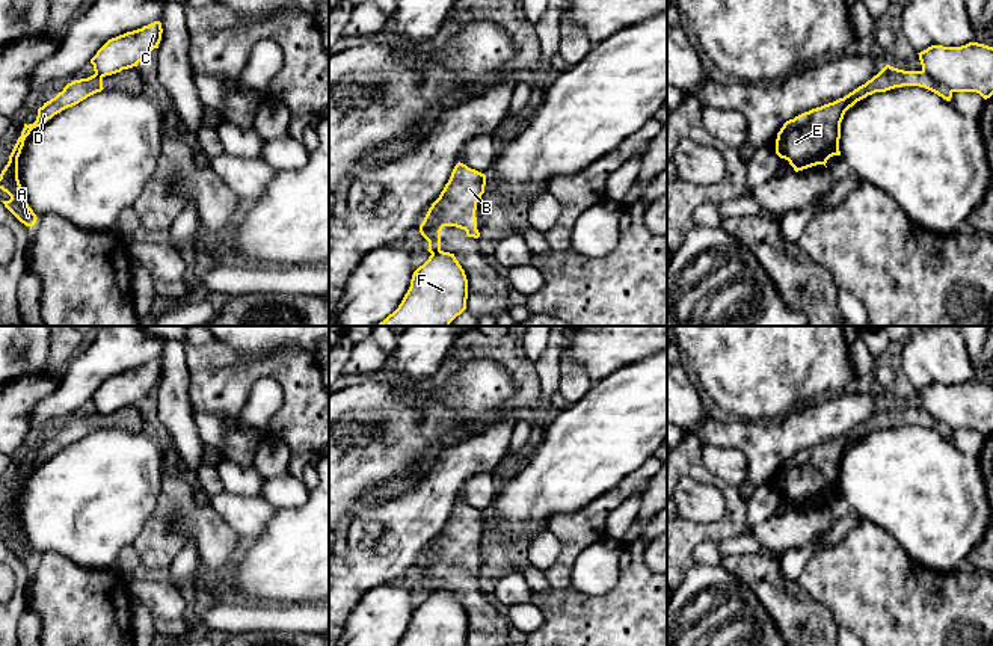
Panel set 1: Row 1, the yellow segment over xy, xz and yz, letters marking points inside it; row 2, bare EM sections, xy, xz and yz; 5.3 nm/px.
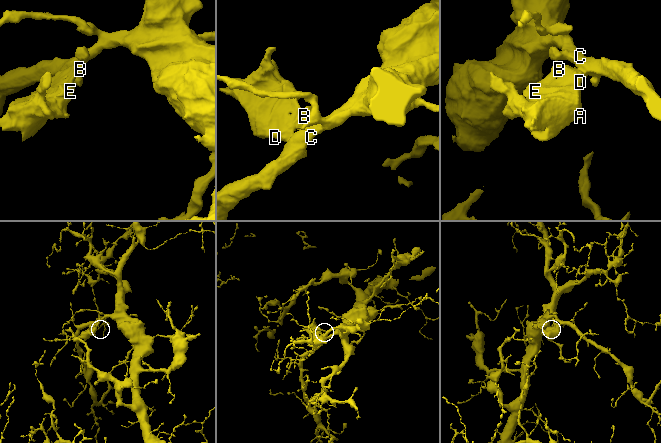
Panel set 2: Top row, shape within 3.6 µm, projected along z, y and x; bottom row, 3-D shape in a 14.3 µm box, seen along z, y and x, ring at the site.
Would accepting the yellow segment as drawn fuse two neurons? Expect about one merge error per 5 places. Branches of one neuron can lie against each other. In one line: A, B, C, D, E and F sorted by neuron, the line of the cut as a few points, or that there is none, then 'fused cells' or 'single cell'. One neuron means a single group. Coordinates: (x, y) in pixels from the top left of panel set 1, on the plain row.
groups A B D E / C F; cut yz (922, 408), (953, 429); fused cells

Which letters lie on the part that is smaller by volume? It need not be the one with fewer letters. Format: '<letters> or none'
A, B, D, E

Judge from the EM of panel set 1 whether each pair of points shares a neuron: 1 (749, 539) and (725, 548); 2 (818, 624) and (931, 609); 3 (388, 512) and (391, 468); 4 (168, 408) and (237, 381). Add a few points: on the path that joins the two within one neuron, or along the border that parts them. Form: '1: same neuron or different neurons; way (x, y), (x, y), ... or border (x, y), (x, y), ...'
1: same neuron; way (743, 544), (731, 547)
2: different neurons; border (811, 596), (821, 602), (839, 625)
3: different neurons; border (430, 456), (406, 482)
4: different neurons; border (184, 364), (189, 373), (189, 402), (193, 409)

